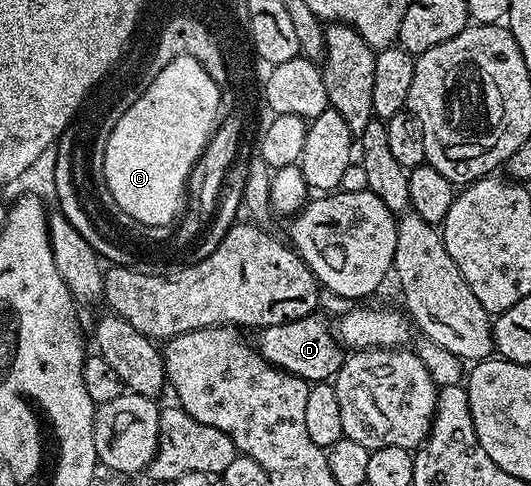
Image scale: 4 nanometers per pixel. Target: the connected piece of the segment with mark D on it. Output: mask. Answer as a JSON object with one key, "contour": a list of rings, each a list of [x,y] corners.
{"contour":[[[319,315],[296,319],[292,323],[280,323],[257,334],[256,348],[270,365],[295,373],[307,383],[326,383],[338,376],[338,368],[344,360],[344,349],[335,330]]]}

